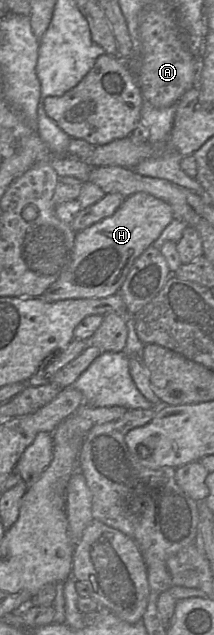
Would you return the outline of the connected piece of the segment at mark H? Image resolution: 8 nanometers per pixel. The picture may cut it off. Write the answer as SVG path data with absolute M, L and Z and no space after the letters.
M145 192L128 196L111 216L76 233L68 267L41 298L46 302L56 302L117 294L134 261L152 246L174 218L171 206L161 199Z

